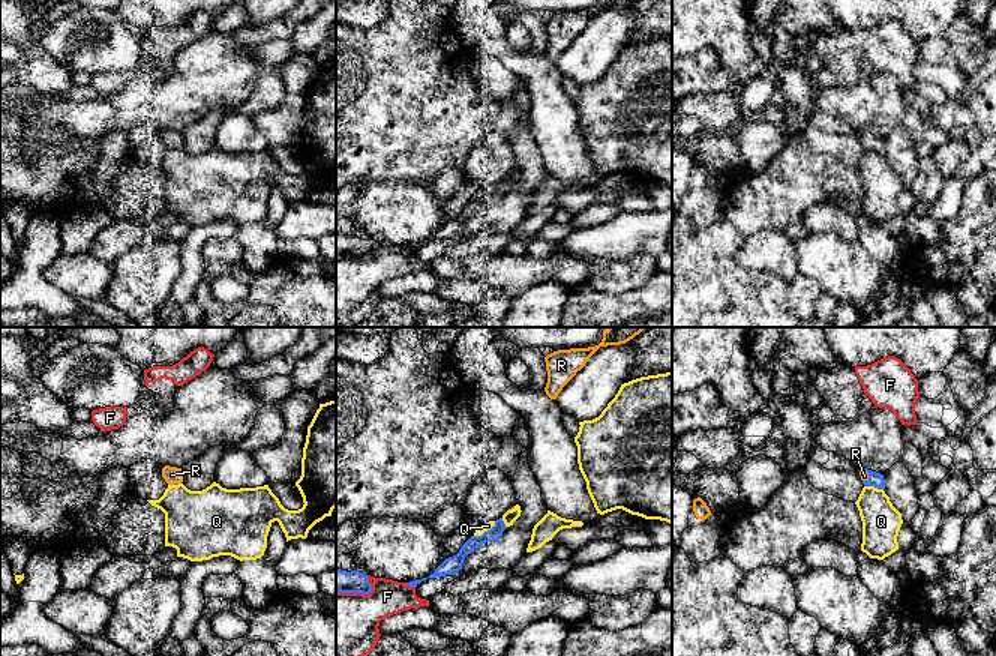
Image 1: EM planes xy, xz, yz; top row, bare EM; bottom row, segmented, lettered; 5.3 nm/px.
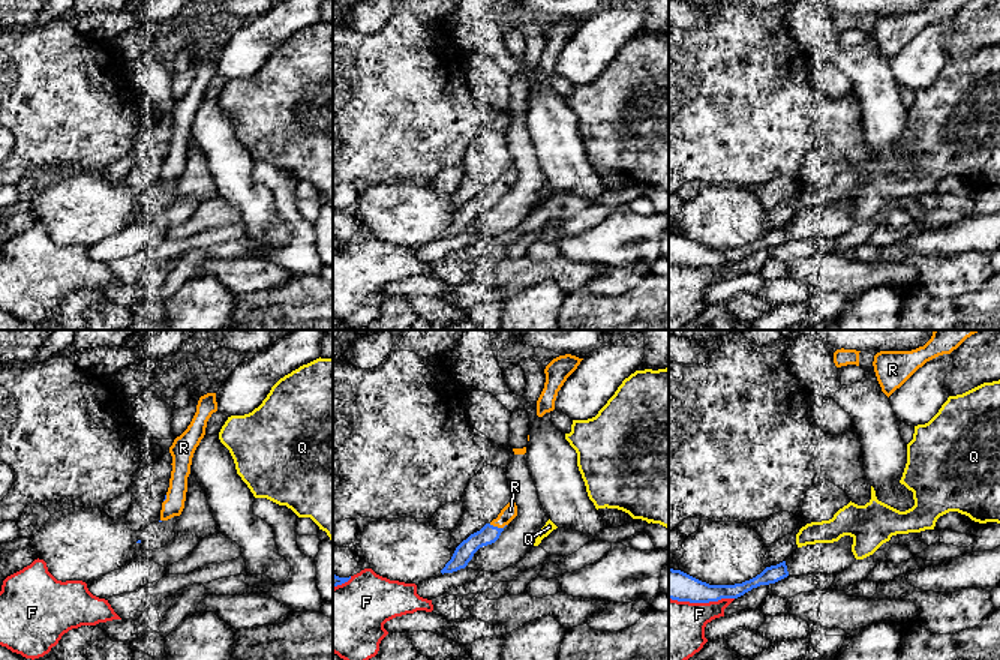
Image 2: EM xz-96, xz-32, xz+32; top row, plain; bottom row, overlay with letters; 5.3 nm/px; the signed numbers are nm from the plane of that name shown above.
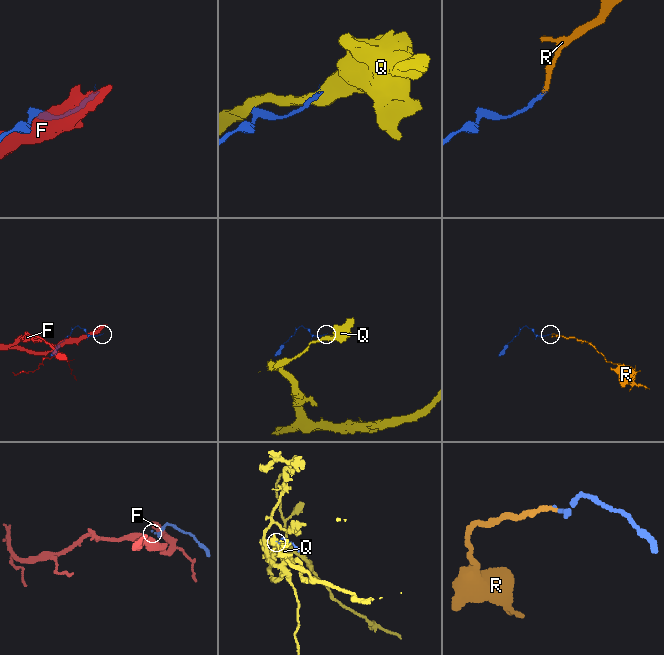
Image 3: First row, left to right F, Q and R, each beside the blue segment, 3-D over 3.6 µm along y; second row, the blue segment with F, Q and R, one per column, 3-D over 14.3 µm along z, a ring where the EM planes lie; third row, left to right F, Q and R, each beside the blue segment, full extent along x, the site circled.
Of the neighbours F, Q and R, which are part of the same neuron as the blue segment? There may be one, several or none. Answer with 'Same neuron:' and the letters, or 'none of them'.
Same neuron: R

